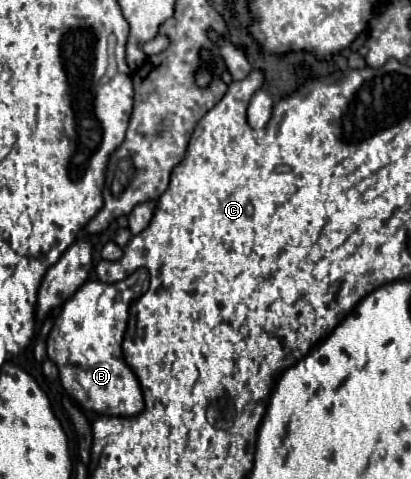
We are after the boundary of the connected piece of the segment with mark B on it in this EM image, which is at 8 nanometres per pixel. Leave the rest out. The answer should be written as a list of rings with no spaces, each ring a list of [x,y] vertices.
[[[138,268],[132,276],[106,284],[90,280],[64,304],[48,336],[48,358],[58,366],[64,390],[84,408],[108,416],[136,416],[144,408],[134,372],[124,362],[122,342],[128,328],[130,306],[148,290],[148,270]]]

